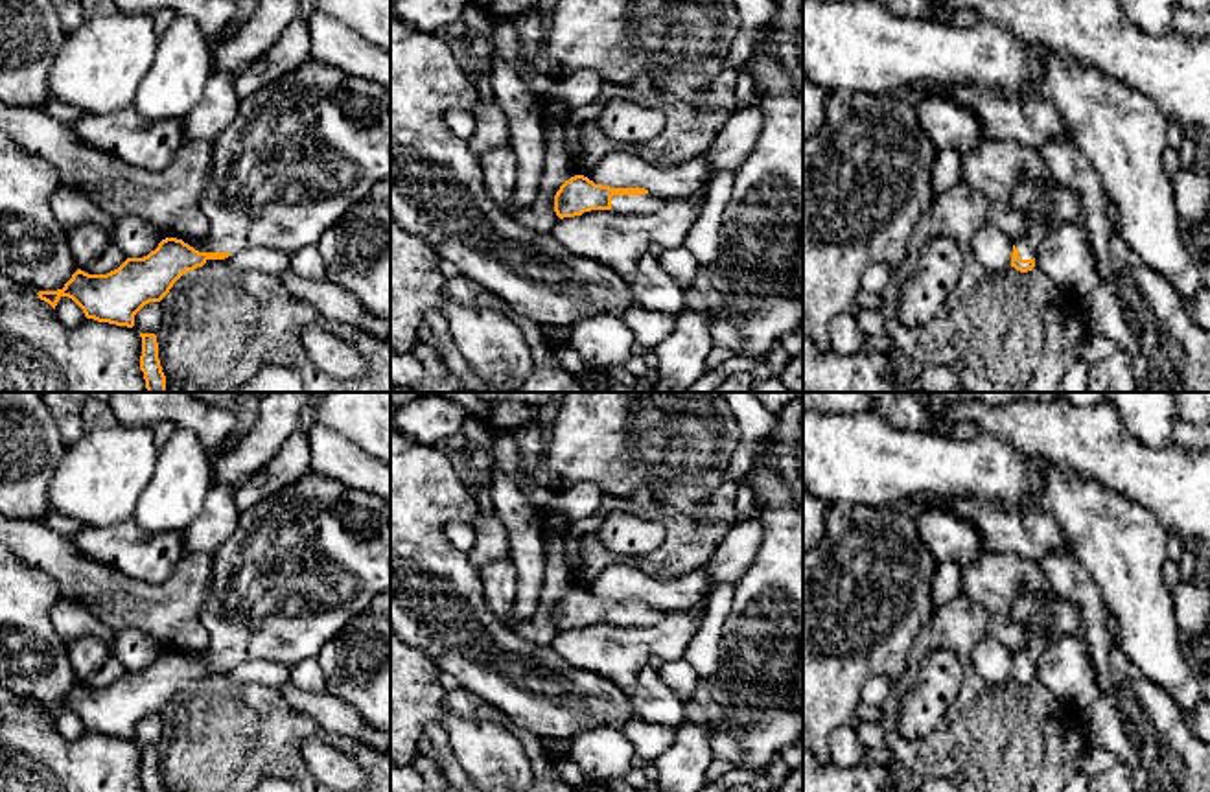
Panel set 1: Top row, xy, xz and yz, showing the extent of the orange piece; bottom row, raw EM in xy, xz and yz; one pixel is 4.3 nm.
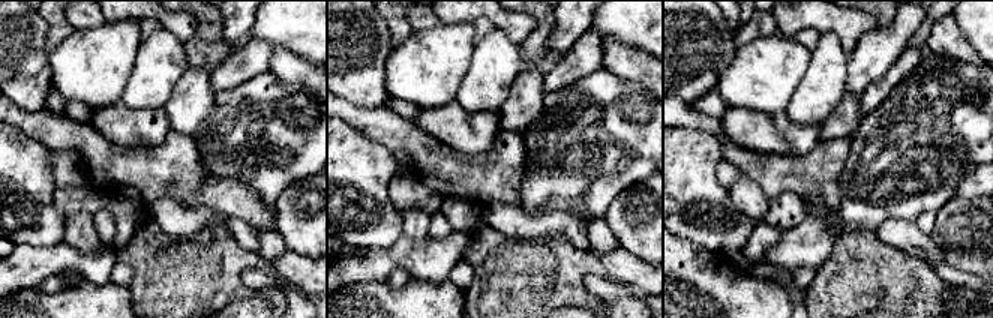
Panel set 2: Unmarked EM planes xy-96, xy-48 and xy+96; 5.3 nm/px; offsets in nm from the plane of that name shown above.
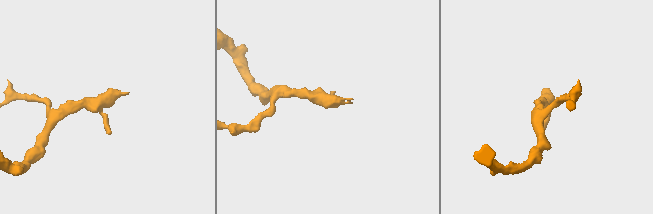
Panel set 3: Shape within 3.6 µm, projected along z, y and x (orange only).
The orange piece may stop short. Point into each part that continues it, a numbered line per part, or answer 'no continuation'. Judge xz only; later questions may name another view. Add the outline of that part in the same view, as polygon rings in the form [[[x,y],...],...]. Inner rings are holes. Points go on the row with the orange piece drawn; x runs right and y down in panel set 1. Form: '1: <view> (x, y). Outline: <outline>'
1: xz (630, 205). Outline: [[[656,193],[643,195],[613,195],[611,212],[624,215],[650,215],[661,210],[670,199],[659,197]]]

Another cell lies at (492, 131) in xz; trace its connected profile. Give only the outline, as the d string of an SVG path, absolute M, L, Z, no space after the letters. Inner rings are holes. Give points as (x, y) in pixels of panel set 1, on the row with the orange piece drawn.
M477 99L470 112L477 127L468 146L479 160L483 153L510 144L510 122L495 99Z

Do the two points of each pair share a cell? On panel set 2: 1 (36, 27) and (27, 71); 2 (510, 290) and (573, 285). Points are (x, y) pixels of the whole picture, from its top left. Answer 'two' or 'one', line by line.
1: one
2: one

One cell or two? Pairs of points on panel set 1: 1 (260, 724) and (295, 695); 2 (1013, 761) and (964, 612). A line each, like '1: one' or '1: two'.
1: two
2: one

